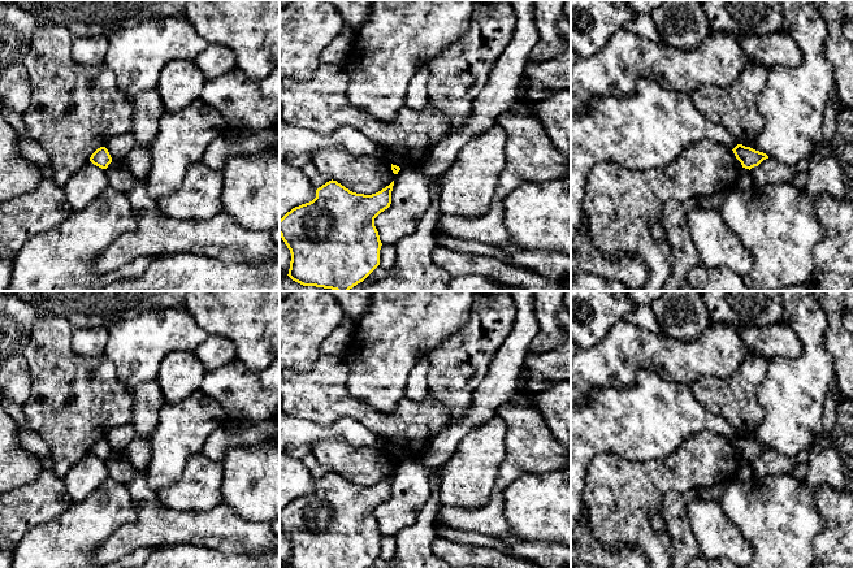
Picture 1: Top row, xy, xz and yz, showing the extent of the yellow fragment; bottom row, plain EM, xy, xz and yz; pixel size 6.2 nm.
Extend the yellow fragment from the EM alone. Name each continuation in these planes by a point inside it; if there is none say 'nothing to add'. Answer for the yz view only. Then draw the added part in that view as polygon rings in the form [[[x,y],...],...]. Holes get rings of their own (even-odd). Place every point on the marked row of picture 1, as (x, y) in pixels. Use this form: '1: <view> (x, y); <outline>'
nothing to add

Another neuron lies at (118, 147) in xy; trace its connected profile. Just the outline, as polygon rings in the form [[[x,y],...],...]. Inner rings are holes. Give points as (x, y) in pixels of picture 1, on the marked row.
[[[133,131],[124,133],[121,135],[116,135],[107,142],[104,146],[112,160],[125,160],[127,153],[138,146],[138,142],[133,134]]]

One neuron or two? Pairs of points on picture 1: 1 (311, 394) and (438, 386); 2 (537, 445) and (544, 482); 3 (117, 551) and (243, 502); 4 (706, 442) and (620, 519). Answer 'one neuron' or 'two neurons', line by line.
1: two neurons
2: two neurons
3: two neurons
4: one neuron

